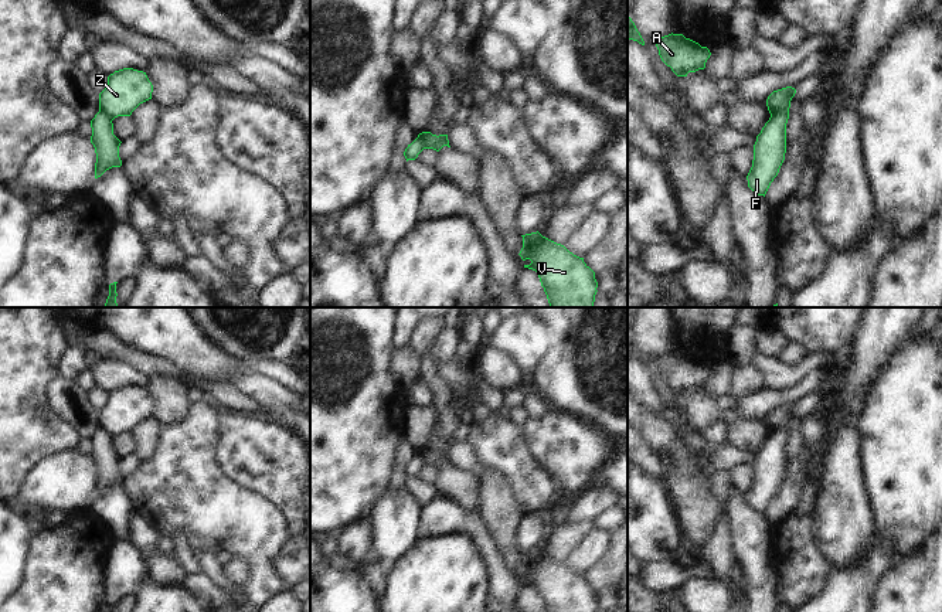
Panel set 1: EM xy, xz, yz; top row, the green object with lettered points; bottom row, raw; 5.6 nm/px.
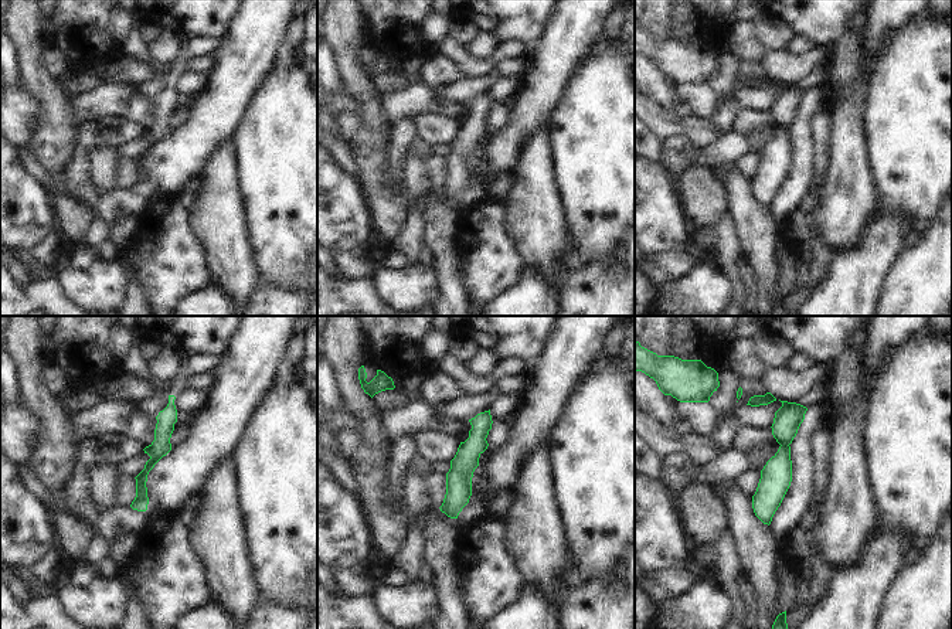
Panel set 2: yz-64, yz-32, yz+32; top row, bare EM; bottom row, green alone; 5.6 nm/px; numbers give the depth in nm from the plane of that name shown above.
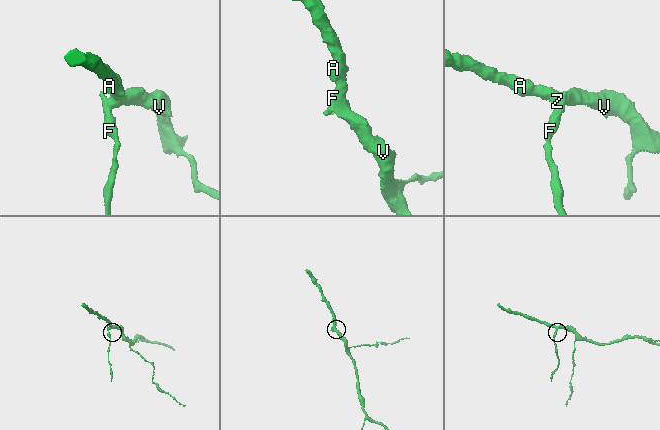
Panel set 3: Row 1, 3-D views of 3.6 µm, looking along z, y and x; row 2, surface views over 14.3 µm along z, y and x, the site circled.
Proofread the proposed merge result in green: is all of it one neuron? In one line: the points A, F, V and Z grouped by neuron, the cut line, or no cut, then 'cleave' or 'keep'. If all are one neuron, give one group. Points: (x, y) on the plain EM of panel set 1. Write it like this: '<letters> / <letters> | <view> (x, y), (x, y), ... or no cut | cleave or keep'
A V Z / F | yz (788, 425), (771, 434) | cleave

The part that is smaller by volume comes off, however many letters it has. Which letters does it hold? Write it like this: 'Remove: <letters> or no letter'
Remove: F

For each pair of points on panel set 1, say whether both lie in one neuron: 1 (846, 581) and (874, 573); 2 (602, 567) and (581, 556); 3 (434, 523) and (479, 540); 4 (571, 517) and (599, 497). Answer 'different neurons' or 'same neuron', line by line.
1: same neuron
2: different neurons
3: same neuron
4: same neuron

